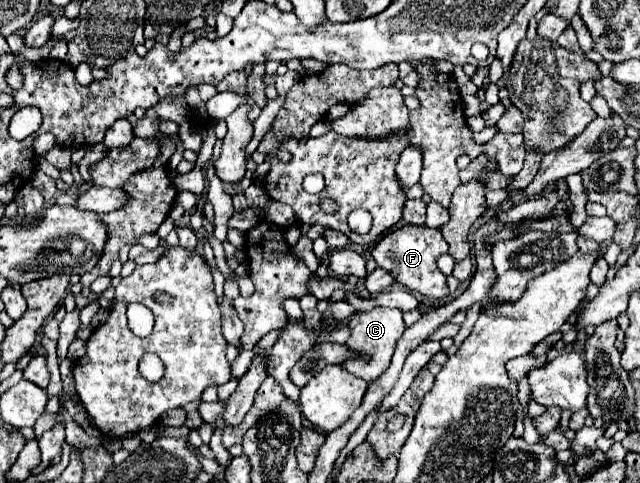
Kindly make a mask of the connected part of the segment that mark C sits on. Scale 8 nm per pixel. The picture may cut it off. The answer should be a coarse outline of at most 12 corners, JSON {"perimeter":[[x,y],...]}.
{"perimeter":[[375,306],[347,322],[341,366],[373,382],[407,330],[399,308]]}

